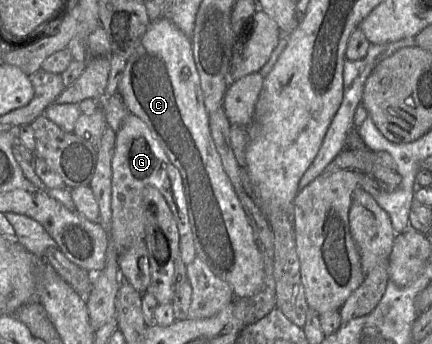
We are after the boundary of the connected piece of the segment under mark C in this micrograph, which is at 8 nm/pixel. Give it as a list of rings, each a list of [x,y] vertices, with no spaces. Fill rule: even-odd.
[[[167,18],[153,20],[139,46],[127,59],[118,90],[129,113],[136,115],[149,127],[170,162],[179,171],[184,188],[188,216],[196,254],[220,278],[226,281],[235,298],[254,295],[264,281],[263,257],[254,237],[246,212],[227,176],[216,150],[205,108],[200,76],[193,57],[191,38]]]

